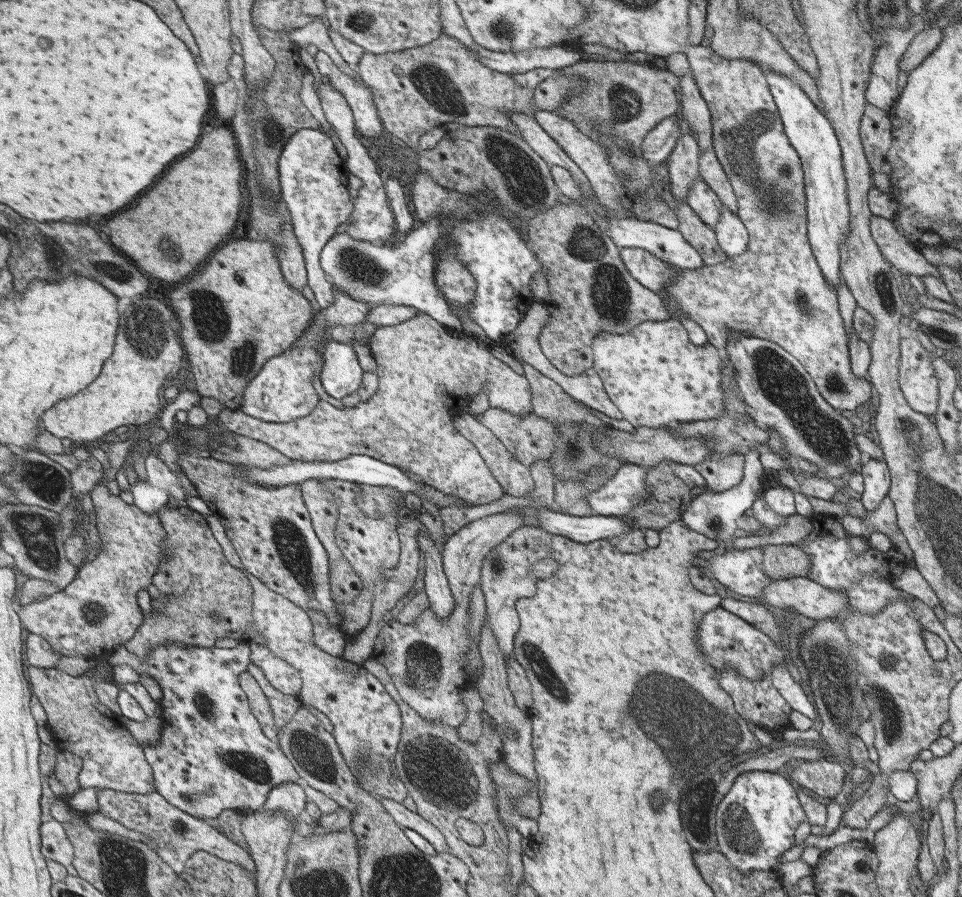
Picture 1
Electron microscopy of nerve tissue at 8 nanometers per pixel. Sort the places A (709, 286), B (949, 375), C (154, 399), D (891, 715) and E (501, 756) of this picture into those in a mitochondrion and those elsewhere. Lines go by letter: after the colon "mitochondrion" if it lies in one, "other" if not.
A: other
B: other
C: other
D: mitochondrion
E: other

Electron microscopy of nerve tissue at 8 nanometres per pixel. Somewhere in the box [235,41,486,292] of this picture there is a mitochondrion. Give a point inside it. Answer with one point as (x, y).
(432, 80)

